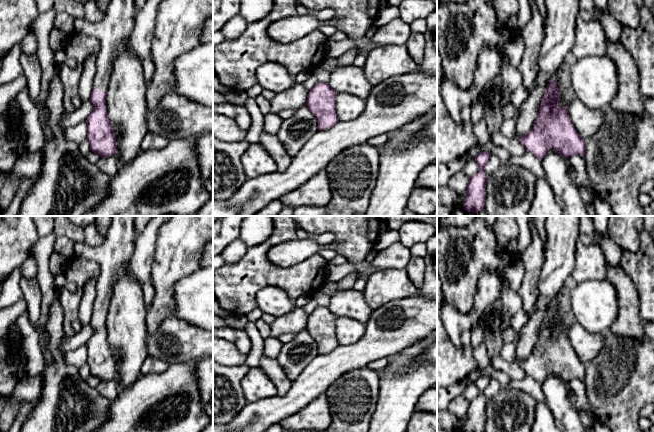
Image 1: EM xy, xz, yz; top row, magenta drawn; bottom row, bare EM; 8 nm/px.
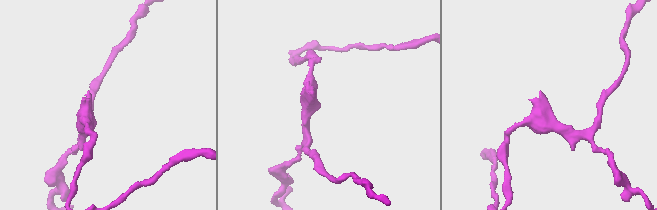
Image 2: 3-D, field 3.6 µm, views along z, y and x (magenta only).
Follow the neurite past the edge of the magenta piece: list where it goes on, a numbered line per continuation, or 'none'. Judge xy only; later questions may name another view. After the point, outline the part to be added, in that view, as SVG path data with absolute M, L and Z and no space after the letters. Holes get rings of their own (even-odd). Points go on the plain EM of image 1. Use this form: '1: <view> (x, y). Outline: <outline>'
1: xy (113, 256). Outline: M112 216L102 245L91 247L83 242L75 243L75 255L94 260L100 266L93 312L101 315L108 314L114 282L129 265L136 238L134 216Z

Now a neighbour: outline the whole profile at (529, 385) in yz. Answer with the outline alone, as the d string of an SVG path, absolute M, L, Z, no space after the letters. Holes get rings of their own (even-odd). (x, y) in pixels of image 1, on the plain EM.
M526 375L522 380L511 380L503 389L519 389L531 395L537 402L546 402L541 383Z

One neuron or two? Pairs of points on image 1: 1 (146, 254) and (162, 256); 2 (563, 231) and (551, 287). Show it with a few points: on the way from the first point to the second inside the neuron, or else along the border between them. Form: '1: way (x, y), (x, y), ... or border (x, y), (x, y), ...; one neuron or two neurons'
1: border (158, 232), (150, 278); two neurons
2: way (560, 245), (559, 261), (552, 269), (552, 273); one neuron

